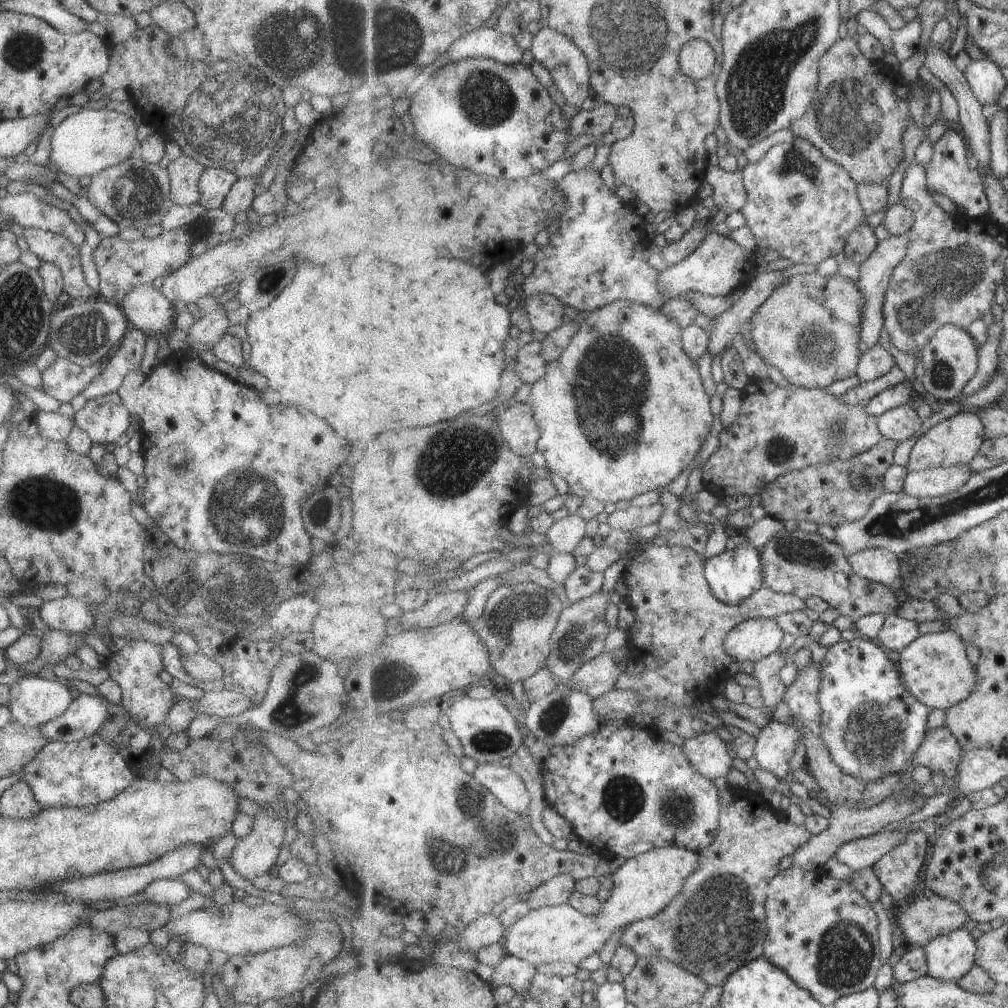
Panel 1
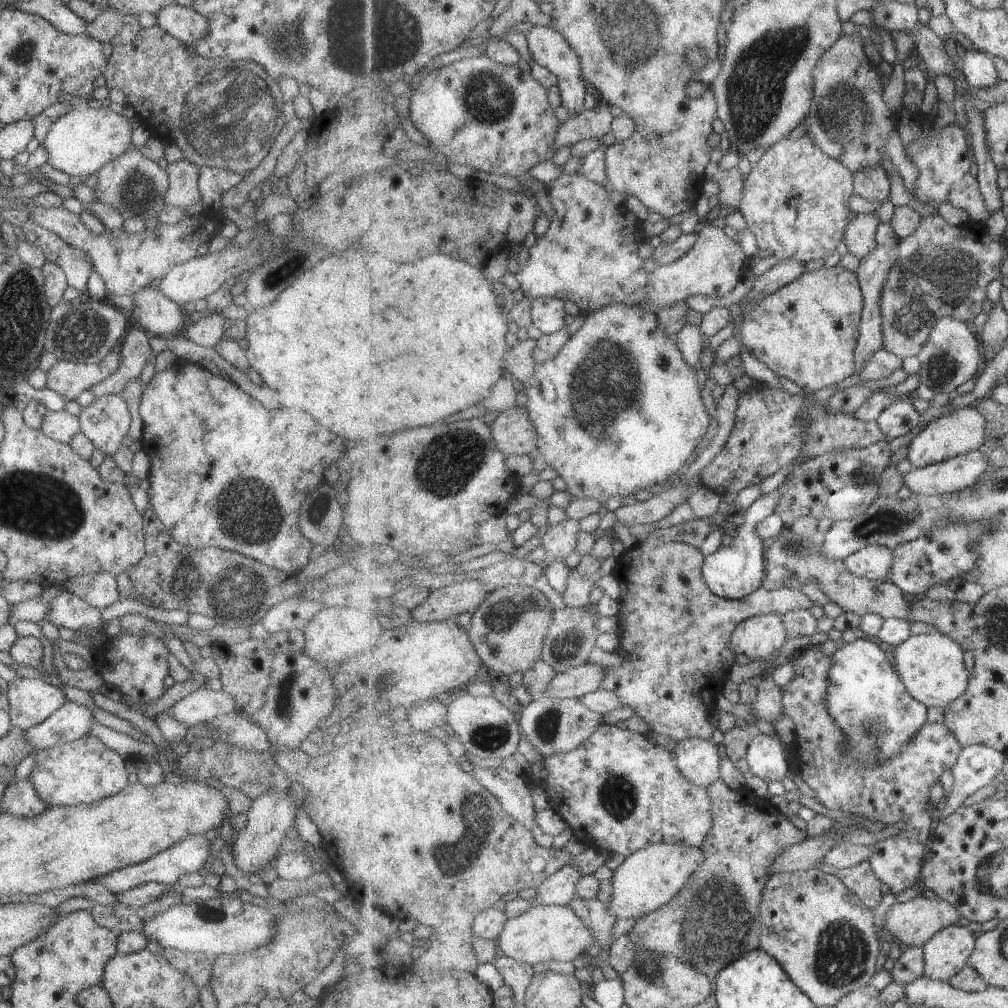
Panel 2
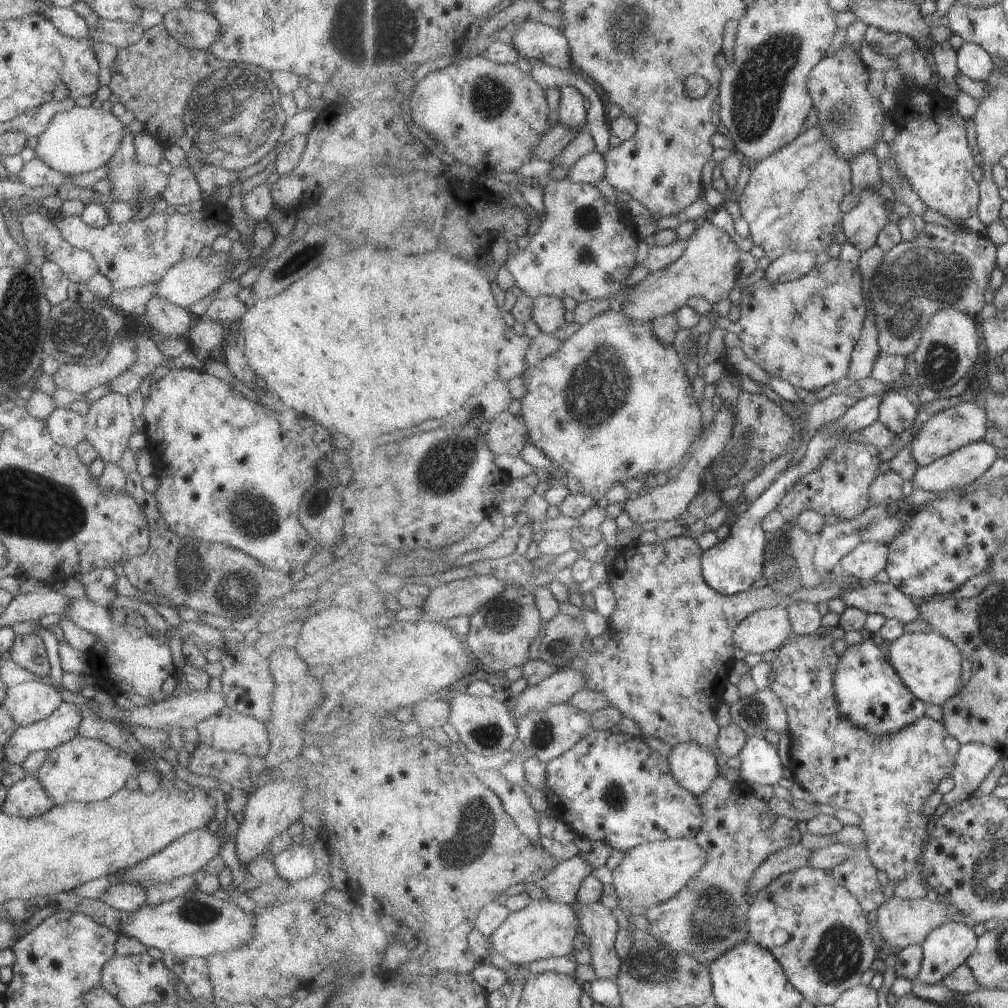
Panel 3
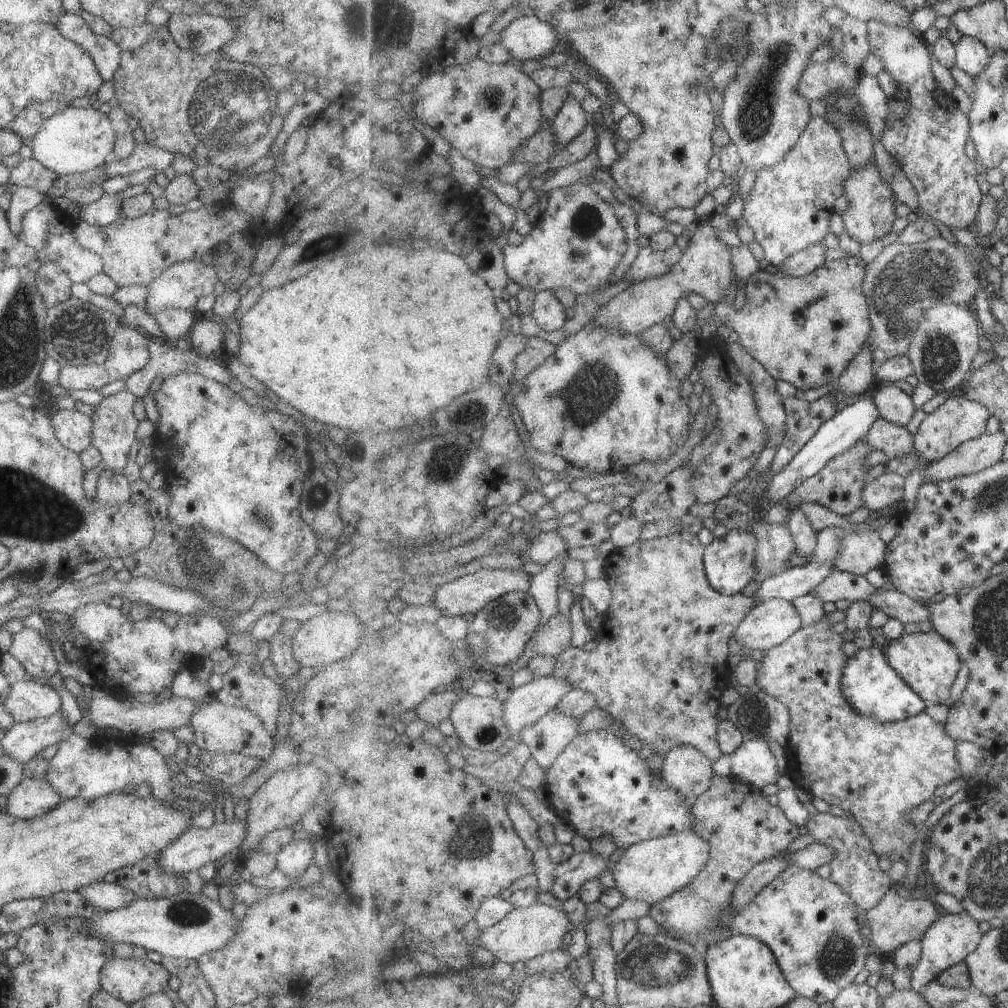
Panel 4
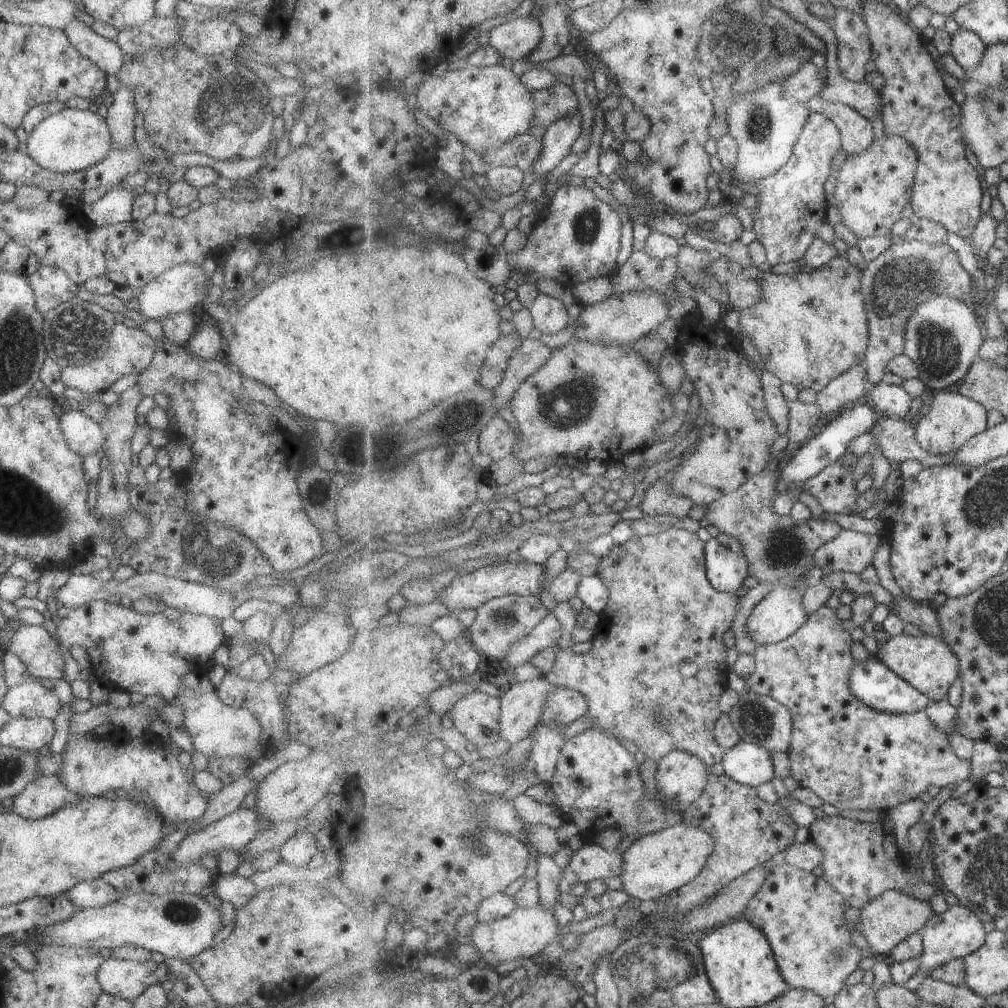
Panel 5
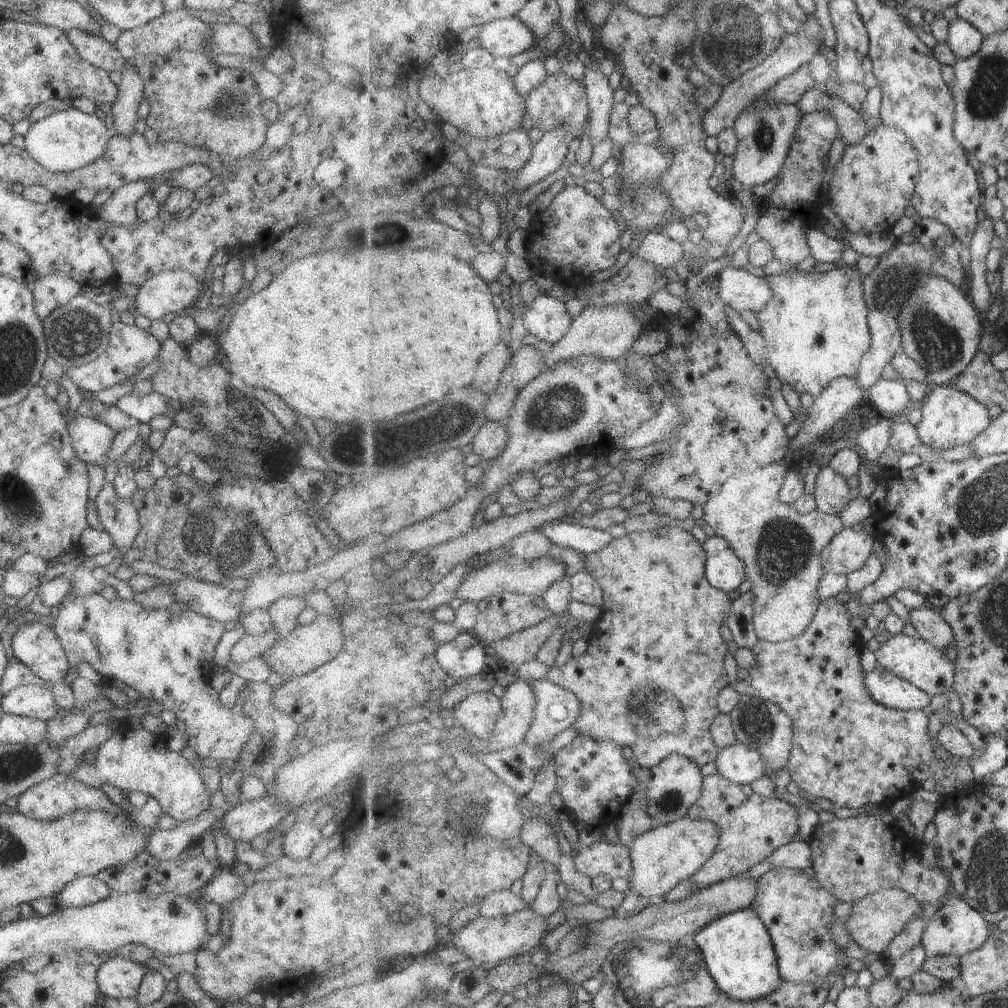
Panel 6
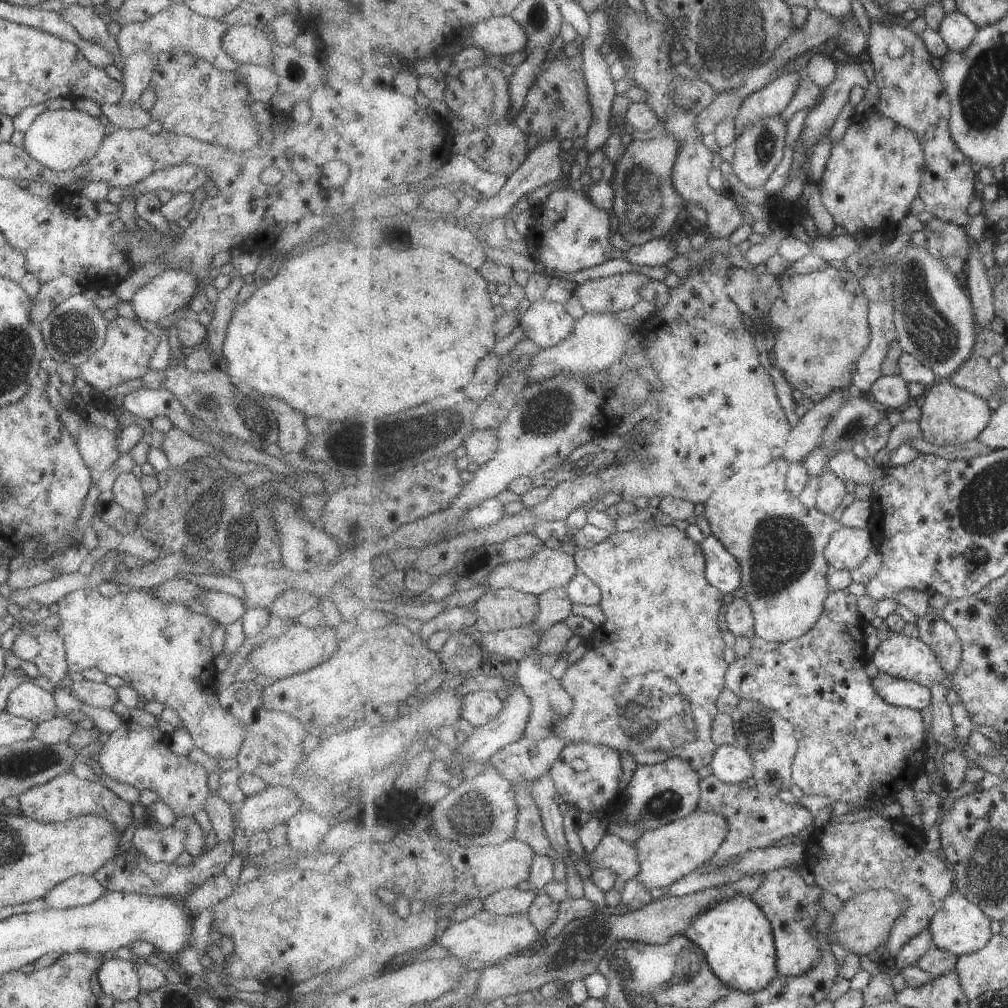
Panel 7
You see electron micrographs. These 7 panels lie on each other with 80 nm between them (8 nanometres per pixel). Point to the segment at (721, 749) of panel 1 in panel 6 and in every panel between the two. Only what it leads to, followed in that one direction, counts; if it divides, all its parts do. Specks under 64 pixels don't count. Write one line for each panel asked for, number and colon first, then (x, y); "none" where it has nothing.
2: (699, 759)
3: (695, 767)
4: (686, 768)
5: (682, 777)
6: (672, 788)

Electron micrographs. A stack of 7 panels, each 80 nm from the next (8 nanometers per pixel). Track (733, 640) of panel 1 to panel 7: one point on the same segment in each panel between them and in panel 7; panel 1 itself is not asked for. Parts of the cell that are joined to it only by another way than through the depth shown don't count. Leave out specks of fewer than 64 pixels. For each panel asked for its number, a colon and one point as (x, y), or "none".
2: (759, 637)
3: (768, 629)
4: (771, 623)
5: (779, 551)
6: (782, 549)
7: (780, 543)

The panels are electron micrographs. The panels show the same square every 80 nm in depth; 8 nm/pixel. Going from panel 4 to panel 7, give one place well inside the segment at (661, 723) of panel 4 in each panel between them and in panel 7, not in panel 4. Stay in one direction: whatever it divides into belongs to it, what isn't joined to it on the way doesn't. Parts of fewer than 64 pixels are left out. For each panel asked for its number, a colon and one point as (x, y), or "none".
5: (655, 675)
6: (650, 678)
7: (649, 683)

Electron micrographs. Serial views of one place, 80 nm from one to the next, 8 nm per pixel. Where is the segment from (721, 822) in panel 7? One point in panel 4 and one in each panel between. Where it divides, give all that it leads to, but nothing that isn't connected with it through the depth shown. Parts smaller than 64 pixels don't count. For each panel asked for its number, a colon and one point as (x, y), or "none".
4: (653, 870)
5: (655, 866)
6: (664, 858)

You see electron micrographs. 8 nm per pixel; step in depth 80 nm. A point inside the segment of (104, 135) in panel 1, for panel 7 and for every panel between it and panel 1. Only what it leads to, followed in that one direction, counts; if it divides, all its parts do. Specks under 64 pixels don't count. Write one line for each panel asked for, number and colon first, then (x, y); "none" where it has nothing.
2: (79, 142)
3: (79, 140)
4: (73, 140)
5: (70, 140)
6: (66, 140)
7: (61, 139)

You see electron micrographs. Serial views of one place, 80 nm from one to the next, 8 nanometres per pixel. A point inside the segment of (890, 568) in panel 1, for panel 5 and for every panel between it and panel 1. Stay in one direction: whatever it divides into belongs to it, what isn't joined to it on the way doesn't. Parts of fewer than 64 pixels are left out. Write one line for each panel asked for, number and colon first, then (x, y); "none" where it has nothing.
2: (875, 562)
3: (868, 559)
4: (860, 554)
5: (852, 552)

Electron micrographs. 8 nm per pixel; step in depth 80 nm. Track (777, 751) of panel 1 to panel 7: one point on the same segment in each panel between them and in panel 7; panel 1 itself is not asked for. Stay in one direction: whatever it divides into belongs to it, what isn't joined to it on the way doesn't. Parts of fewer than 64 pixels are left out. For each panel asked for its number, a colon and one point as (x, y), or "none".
2: (767, 757)
3: (760, 764)
4: (753, 763)
5: (751, 764)
6: (739, 763)
7: (732, 764)

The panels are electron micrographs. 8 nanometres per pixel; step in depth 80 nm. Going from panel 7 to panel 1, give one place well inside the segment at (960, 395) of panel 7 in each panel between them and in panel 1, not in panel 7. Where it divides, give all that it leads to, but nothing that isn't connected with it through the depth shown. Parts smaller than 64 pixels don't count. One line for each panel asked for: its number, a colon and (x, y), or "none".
1: (958, 440)
2: (963, 431)
3: (946, 432)
4: (958, 420)
5: (953, 419)
6: (951, 418)

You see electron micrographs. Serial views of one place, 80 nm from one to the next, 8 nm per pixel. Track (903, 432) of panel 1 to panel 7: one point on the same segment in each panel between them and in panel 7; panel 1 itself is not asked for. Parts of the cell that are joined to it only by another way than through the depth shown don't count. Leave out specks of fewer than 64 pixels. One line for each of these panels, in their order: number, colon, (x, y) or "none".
2: (899, 419)
3: (896, 412)
4: (894, 405)
5: (892, 401)
6: (889, 398)
7: (890, 392)

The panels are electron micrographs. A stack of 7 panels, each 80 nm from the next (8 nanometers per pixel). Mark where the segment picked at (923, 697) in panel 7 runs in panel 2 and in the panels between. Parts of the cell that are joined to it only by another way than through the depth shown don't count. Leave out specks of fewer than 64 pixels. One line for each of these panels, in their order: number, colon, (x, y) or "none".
2: (867, 699)
3: (870, 694)
4: (872, 686)
5: (872, 681)
6: (886, 688)

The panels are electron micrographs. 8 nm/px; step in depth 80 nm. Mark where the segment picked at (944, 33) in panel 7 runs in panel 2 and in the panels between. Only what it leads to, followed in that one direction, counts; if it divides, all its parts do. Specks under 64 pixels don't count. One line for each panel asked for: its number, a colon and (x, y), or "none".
2: (979, 71)
3: (974, 61)
4: (972, 55)
5: (968, 48)
6: (965, 40)

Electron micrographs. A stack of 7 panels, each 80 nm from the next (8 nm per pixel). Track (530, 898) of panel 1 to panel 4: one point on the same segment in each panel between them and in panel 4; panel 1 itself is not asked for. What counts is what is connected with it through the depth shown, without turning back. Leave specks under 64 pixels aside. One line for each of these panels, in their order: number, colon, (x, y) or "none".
2: (560, 889)
3: (562, 885)
4: (570, 875)

